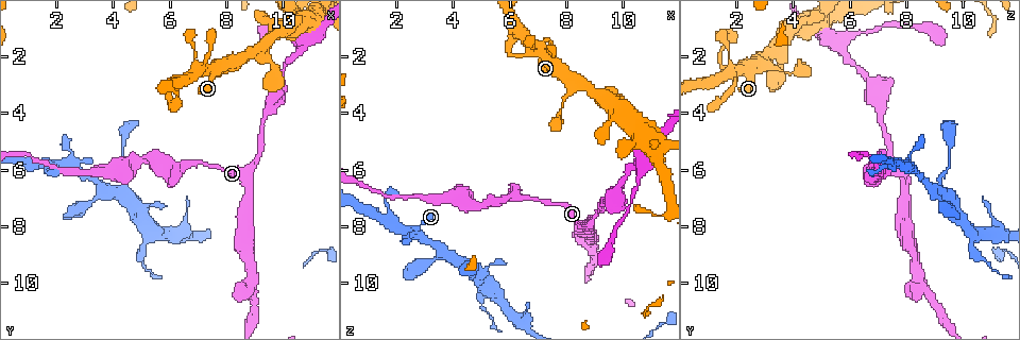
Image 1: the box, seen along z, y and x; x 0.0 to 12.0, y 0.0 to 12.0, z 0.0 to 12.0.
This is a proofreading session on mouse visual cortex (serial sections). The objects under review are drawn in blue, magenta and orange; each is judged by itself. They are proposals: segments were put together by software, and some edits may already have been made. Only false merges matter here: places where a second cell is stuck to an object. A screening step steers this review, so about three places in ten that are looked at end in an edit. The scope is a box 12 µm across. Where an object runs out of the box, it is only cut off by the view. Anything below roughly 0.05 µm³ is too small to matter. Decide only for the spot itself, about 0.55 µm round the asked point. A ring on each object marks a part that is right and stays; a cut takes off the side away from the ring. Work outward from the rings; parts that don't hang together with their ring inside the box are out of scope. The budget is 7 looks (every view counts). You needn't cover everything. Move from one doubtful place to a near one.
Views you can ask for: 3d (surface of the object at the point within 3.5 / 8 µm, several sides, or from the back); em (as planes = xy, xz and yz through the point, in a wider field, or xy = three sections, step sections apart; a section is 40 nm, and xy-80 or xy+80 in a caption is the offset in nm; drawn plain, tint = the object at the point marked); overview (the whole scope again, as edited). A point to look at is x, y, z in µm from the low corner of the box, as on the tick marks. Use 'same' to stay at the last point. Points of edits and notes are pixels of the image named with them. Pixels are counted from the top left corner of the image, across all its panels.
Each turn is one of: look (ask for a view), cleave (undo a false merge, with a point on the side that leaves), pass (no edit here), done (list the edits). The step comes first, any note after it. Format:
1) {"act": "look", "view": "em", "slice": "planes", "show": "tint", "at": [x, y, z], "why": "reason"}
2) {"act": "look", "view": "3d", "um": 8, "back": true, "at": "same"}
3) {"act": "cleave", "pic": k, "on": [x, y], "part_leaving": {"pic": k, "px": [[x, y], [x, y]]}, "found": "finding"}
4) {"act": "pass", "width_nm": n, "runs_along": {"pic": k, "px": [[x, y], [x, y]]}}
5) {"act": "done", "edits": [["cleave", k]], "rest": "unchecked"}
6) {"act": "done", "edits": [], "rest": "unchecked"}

{"act": "look", "view": "3d", "um": 8, "at": [5.1, 8.2, 10.3], "why": "three arms meet"}

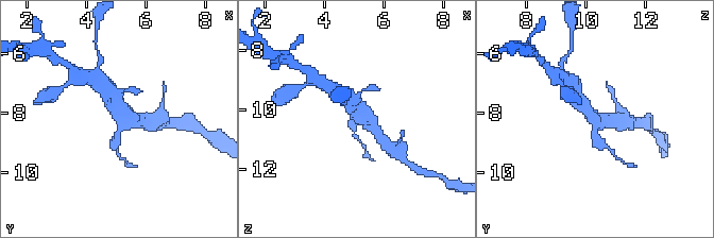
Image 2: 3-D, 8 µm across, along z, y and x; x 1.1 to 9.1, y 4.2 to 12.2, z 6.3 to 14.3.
{"act": "look", "view": "em", "slice": "xy", "step": 5, "show": "tint", "at": [5.1, 8.1, 10.2], "arms": 3, "arm_widths_nm": [250, 350, 450], "why": "need the tissue"}

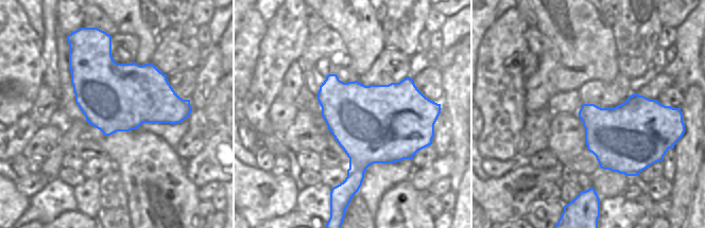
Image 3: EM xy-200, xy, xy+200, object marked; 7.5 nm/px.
{"act": "cleave", "pic": 2, "on": [600, 147], "width_nm": 600, "part_leaving": {"pic": 2, "px": [[594, 131], [602, 146], [622, 160]]}, "found": "two cells meet here"}

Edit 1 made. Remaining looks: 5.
{"act": "look", "view": "overview"}

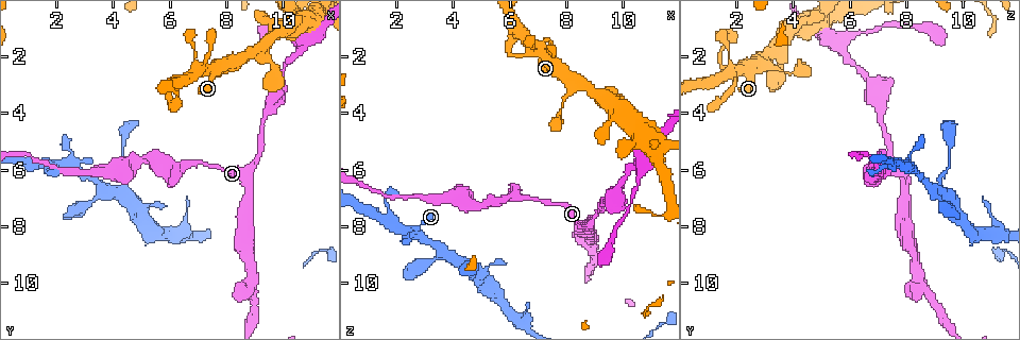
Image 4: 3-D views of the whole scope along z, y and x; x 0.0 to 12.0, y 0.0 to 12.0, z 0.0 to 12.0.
{"act": "look", "view": "3d", "um": 3.5, "at": [6.8, 2.1, 1.7], "why": "thick turns thin"}

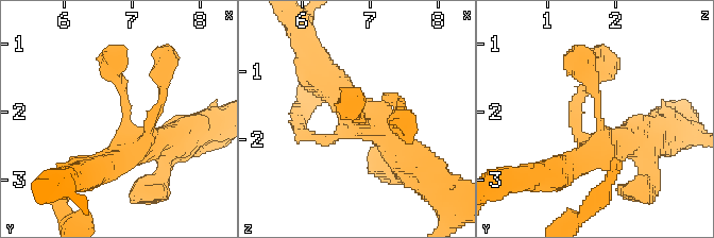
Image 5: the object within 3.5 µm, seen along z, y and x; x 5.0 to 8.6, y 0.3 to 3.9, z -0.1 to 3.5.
{"act": "look", "view": "em", "slice": "planes", "show": "tint", "at": [6.85, 2.05, 1.70], "arms": 4, "arm_widths_nm": [200, 250, 400, 450]}

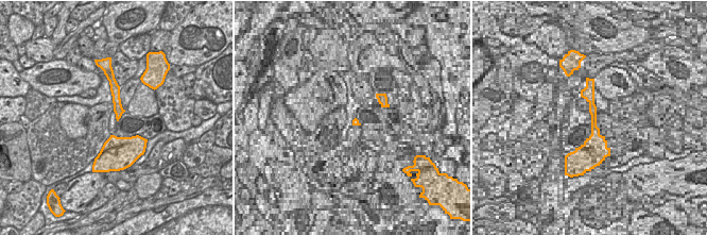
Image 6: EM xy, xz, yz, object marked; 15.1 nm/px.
{"act": "pass", "found": "all the same cell"}

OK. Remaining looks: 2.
{"act": "look", "view": "3d", "um": 8, "at": [6.3, 5.9, 6.9], "why": "sudden change in width"}

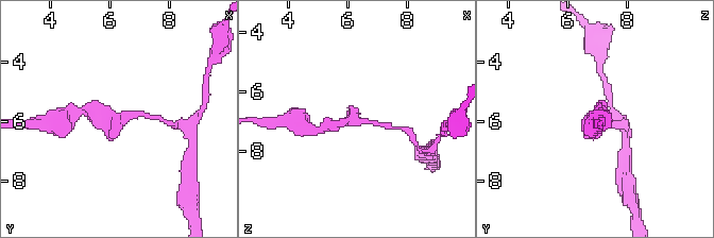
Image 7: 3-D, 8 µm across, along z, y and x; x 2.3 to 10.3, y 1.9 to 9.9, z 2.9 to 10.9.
{"act": "look", "view": "3d", "um": 3.5, "back": true, "at": [6.2, 5.9, 6.8], "why": "closer look"}

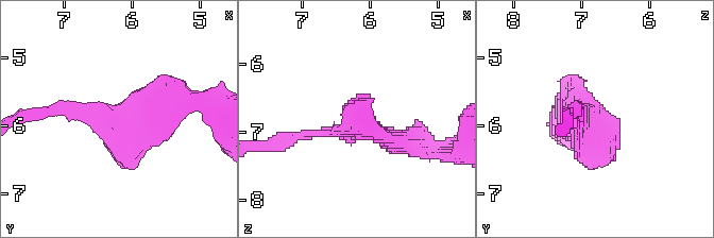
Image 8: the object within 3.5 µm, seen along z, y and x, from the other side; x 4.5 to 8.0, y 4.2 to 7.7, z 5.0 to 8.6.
{"act": "pass", "found": "all the same cell"}

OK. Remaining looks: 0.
{"act": "done", "edits": [["cleave", 2]], "rest": "unchecked"}

